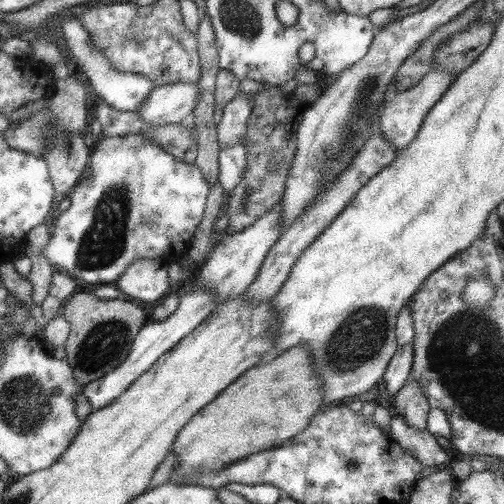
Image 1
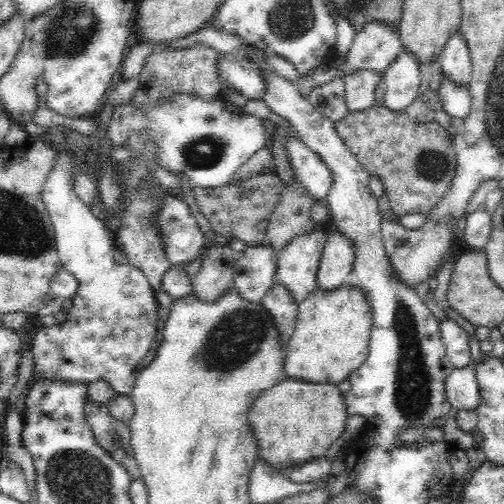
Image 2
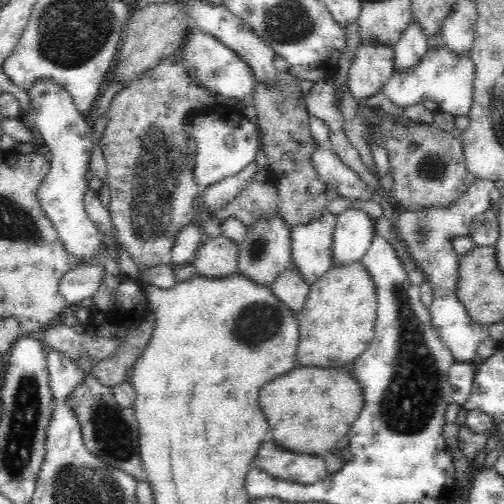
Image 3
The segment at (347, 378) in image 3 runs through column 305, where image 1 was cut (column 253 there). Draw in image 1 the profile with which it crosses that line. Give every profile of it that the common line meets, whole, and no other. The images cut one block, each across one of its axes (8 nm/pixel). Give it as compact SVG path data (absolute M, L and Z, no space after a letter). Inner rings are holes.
M293 348L293 350L287 350L287 352L283 352L283 354L279 354L277 358L273 358L271 362L267 362L267 364L263 364L263 366L253 366L253 368L249 368L245 374L241 374L233 384L229 384L225 390L221 390L219 394L217 394L217 398L215 400L211 400L209 404L205 404L179 432L177 432L177 436L175 436L175 442L171 444L171 454L175 456L175 464L173 464L173 476L177 476L177 480L175 480L175 484L191 484L191 482L195 482L195 480L199 480L201 478L201 474L211 474L211 472L217 472L217 470L223 470L223 468L227 468L227 466L233 466L233 462L239 462L239 460L243 460L243 458L247 458L247 456L251 456L251 454L257 454L257 452L261 452L261 450L269 450L269 448L275 448L275 446L281 446L285 440L289 440L289 438L293 438L293 436L297 436L297 432L301 432L305 426L307 426L307 422L311 420L311 416L319 410L319 408L325 408L325 404L321 402L321 396L323 392L321 392L321 384L319 384L319 380L317 380L317 374L313 374L313 368L309 366L309 356L307 356L307 350L303 350L303 348Z

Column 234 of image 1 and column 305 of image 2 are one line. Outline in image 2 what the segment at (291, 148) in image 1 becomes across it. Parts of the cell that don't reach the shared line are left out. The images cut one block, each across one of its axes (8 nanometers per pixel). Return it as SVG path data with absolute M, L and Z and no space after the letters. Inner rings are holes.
M298 178L294 180L292 186L284 184L276 210L270 216L266 228L268 232L264 238L264 246L272 246L276 252L280 252L298 236L312 234L316 224L310 212L316 202L318 200L306 192L306 188L298 182Z

